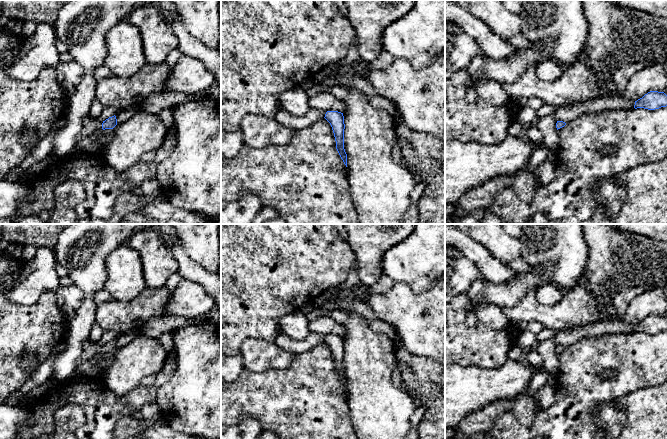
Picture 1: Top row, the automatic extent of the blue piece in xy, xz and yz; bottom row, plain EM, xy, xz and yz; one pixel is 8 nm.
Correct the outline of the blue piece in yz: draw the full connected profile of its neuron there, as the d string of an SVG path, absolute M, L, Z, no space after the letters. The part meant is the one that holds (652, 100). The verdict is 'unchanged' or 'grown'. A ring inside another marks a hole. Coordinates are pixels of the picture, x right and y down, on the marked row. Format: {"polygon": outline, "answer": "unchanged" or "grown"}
{"polygon": "M650 91L635 101L634 108L655 110L667 106L667 95L664 92Z", "answer": "unchanged"}

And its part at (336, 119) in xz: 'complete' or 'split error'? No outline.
split error

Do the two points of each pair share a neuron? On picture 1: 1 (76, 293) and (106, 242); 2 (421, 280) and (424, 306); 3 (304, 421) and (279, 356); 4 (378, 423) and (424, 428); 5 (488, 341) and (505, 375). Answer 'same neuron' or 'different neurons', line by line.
1: different neurons
2: different neurons
3: different neurons
4: different neurons
5: different neurons

